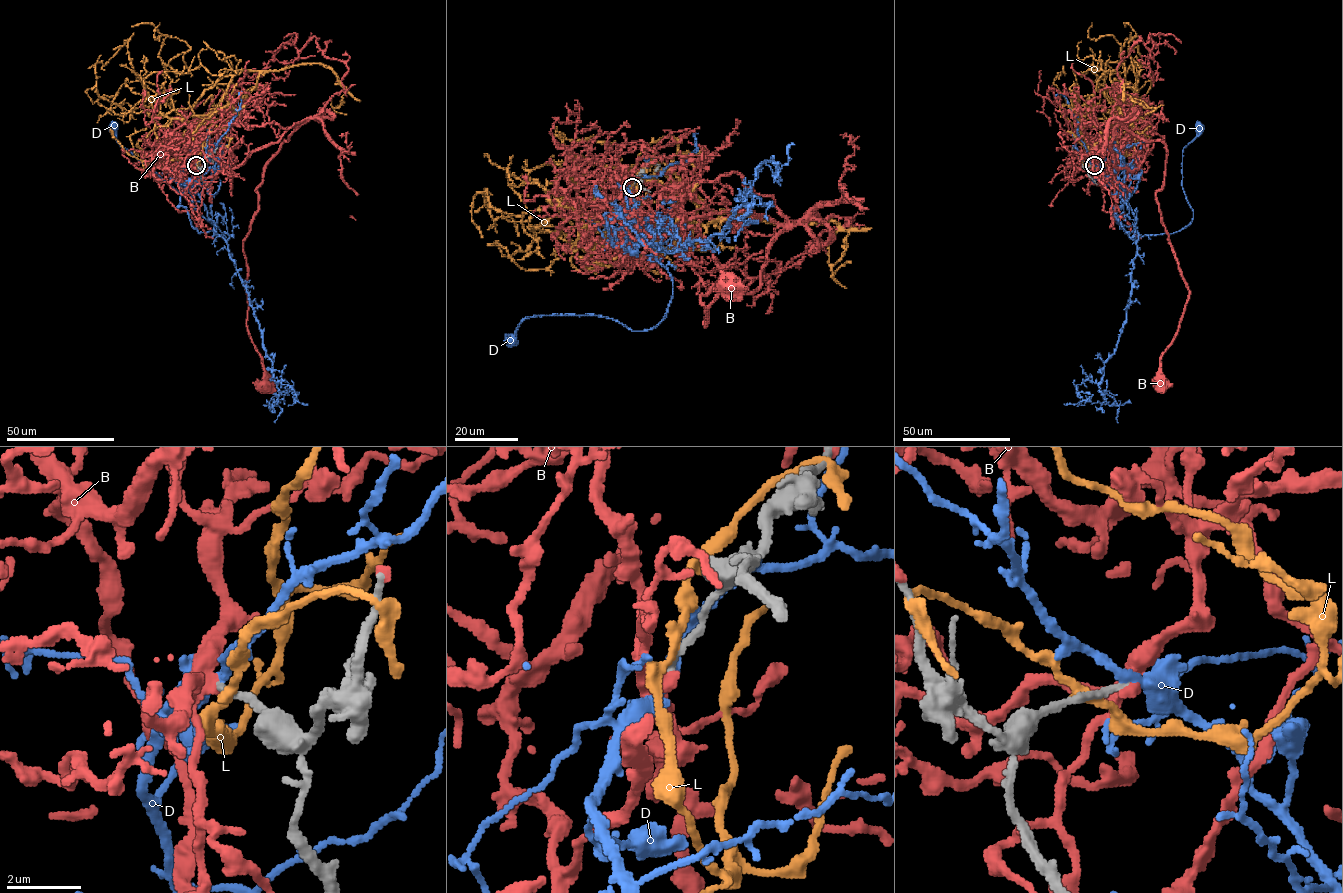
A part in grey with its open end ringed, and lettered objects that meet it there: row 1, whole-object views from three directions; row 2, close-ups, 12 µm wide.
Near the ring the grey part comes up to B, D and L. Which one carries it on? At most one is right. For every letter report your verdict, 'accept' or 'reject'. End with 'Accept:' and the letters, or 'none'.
B: reject
D: reject
L: reject
Accept: none

